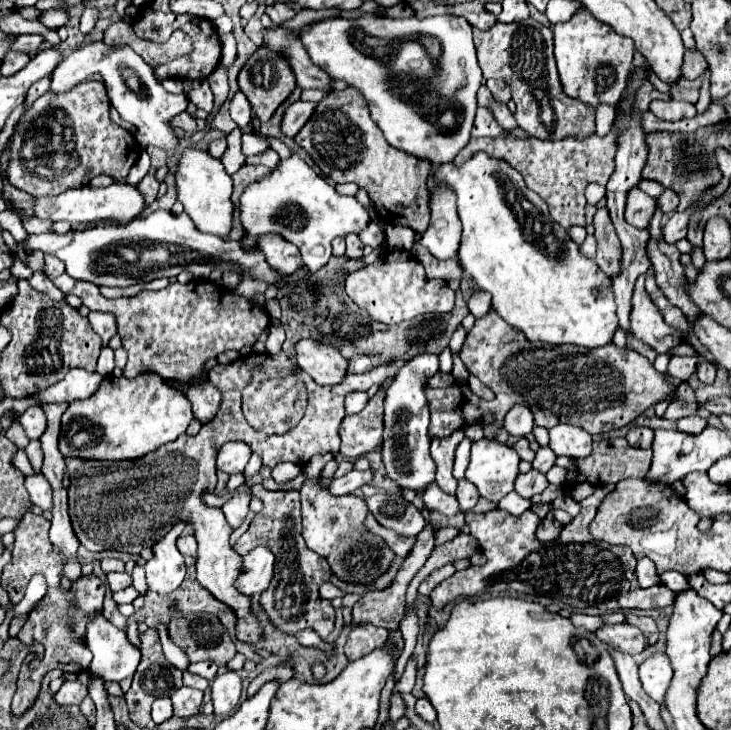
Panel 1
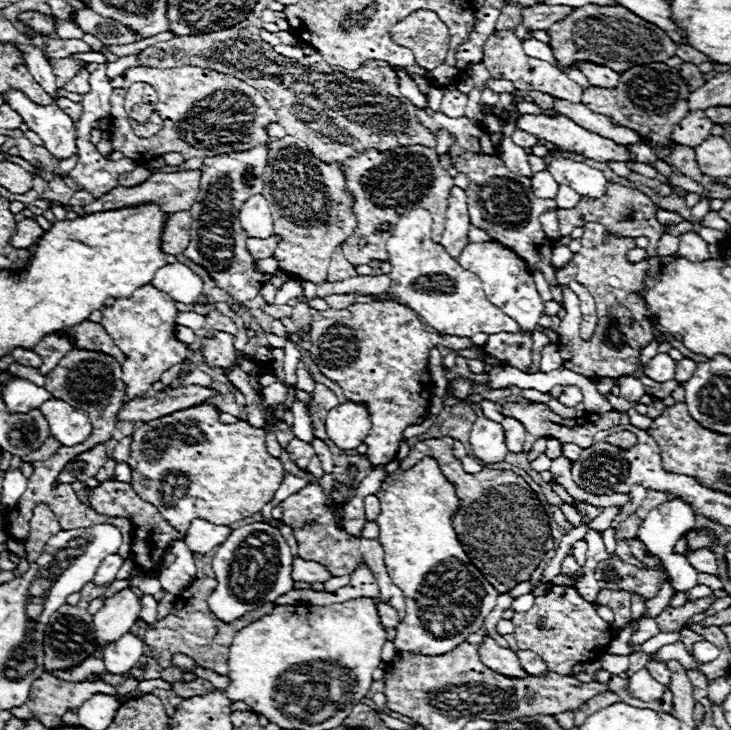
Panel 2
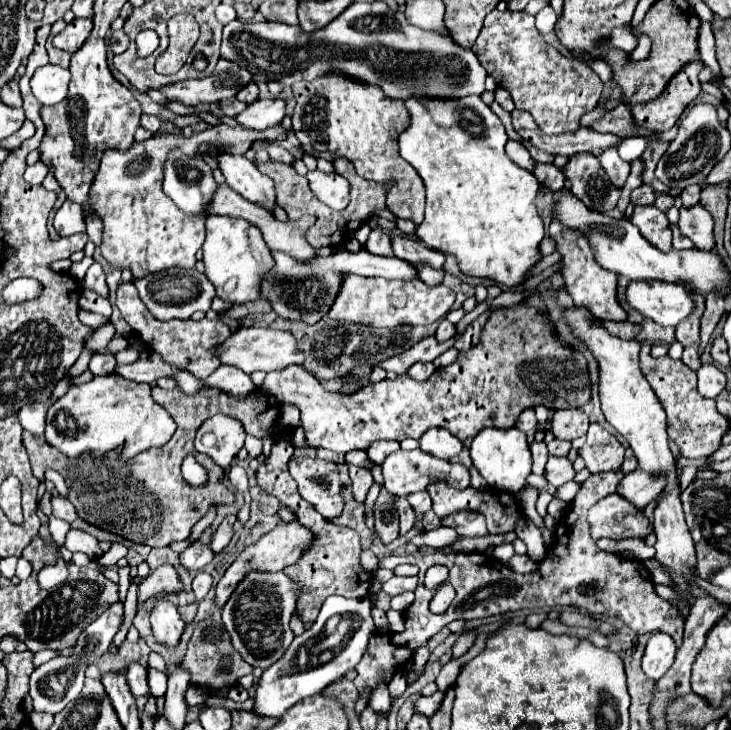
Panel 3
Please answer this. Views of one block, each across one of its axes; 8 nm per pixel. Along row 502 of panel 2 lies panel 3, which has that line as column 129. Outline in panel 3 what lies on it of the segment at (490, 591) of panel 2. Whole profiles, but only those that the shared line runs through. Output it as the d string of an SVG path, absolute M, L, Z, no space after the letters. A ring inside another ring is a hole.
M110 374L110 376L96 376L92 378L90 382L86 384L78 384L78 386L72 386L56 404L52 404L48 408L48 418L46 418L46 442L54 448L58 448L60 452L68 454L70 458L78 458L80 454L84 452L90 452L90 454L104 454L108 450L116 450L120 448L120 458L122 460L130 460L134 458L136 454L148 450L148 448L160 448L164 446L172 434L176 430L176 422L170 418L170 414L152 400L150 396L150 386L148 384L138 384L138 382L132 382L132 380L126 380L122 376L116 376L116 374ZM58 414L64 414L68 418L74 420L74 424L56 424L56 416Z

